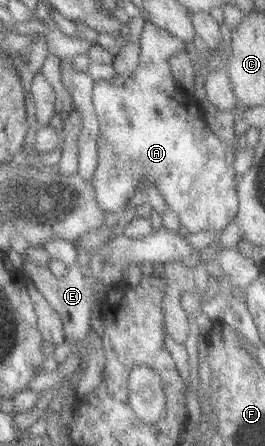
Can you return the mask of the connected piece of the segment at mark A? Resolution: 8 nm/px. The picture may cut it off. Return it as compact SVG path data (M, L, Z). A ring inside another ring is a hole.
M145 22L141 29L141 35L139 38L139 52L137 56L137 64L134 71L129 74L118 75L112 74L108 79L102 81L95 81L91 89L91 106L96 113L96 119L98 119L98 125L100 125L100 131L98 131L98 139L96 139L96 159L95 171L93 172L91 185L94 199L98 204L98 207L104 211L113 215L120 215L123 208L129 204L129 200L134 196L136 187L140 187L140 183L151 183L156 188L156 192L160 194L162 200L164 200L166 207L176 215L176 219L179 221L179 225L182 232L189 232L195 234L198 232L220 232L231 223L237 212L237 201L235 195L235 180L237 178L236 173L232 168L233 155L236 150L232 146L227 146L221 140L218 140L212 132L210 132L205 122L201 122L196 118L193 118L186 110L184 96L185 91L179 89L174 85L172 76L170 75L169 59L170 56L176 55L185 51L186 45L180 39L176 39L169 35L166 31L162 31L157 27L154 27L150 22Z

